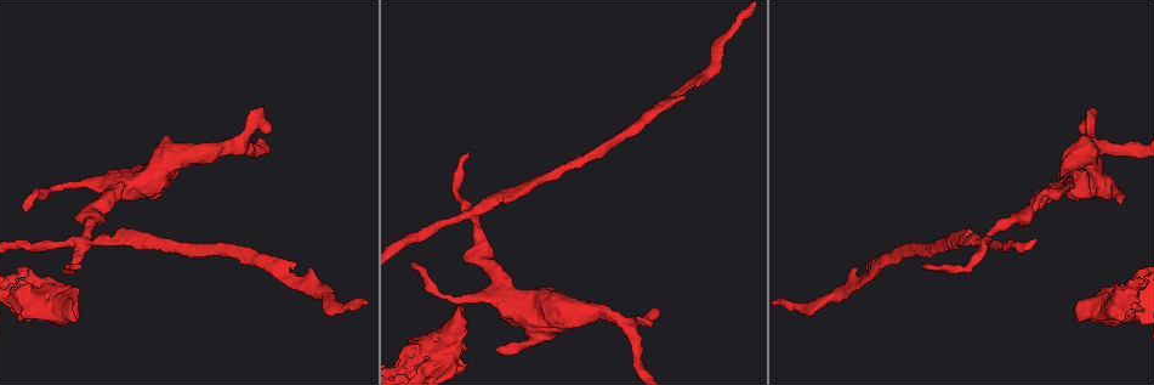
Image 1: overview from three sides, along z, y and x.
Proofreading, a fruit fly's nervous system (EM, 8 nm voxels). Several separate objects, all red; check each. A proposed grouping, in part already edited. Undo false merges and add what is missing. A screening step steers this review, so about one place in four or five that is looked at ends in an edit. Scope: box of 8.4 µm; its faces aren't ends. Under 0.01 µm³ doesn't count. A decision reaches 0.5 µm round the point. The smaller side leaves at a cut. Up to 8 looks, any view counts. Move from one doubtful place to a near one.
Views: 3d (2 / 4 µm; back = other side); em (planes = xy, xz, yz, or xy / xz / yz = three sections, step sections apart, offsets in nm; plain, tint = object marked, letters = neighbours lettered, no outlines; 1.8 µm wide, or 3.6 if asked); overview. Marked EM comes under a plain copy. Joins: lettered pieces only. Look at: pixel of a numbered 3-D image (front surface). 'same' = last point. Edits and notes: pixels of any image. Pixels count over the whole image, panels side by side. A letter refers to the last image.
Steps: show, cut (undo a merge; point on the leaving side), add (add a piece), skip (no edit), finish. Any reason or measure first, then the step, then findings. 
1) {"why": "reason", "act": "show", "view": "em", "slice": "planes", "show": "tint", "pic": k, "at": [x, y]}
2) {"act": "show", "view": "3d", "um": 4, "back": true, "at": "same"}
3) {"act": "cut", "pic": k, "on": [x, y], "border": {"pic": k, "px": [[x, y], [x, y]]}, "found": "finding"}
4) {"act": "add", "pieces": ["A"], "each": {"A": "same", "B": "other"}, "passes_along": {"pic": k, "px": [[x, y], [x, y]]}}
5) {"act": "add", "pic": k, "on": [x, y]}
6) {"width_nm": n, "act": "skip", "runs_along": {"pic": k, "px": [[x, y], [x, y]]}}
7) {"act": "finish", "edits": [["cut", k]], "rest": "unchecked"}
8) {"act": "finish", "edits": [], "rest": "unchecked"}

{"why": "sudden change in width", "act": "show", "view": "em", "slice": "xy", "step": 16, "show": "letters", "pic": 1, "at": [55, 189]}

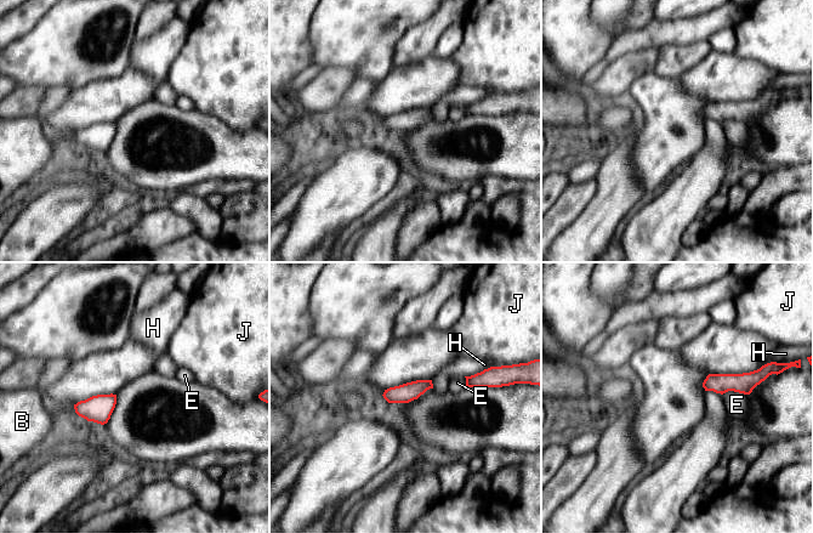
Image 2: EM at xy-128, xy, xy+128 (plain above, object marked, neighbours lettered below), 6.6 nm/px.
{"act": "skip", "each": {"B": "other", "E": "other", "H": "other", "J": "other"}, "border": {"pic": 2, "px": [[484, 368], [465, 376]]}, "found": "continuous, no second neuron"}

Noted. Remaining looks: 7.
{"why": "four or more arms meet", "act": "show", "view": "3d", "um": 4, "pic": 1, "at": [86, 231]}

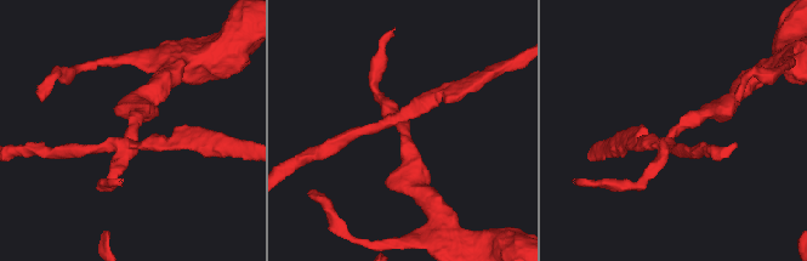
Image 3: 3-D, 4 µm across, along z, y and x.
{"arms": 4, "act": "show", "view": "em", "slice": "planes", "show": "letters", "pic": 3, "at": [404, 130]}

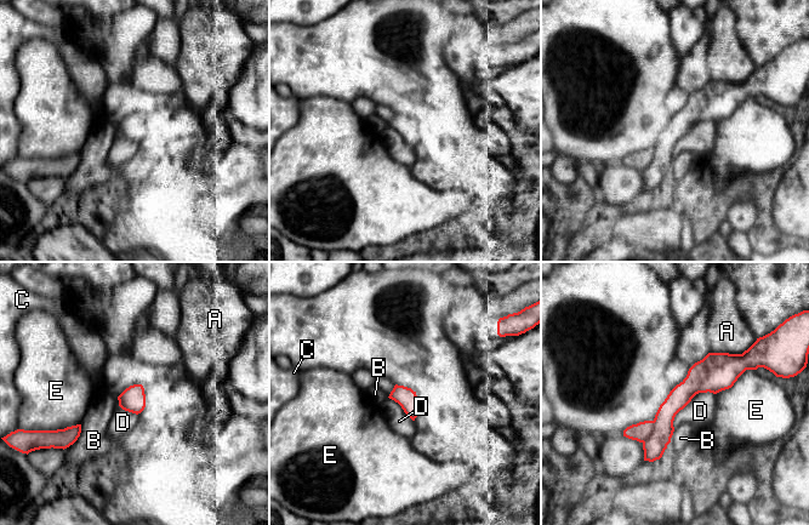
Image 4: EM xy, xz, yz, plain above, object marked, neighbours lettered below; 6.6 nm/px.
{"width_nm": 140, "act": "cut", "pic": 4, "on": [641, 432], "each": {"A": "other", "B": "other", "C": "other", "D": "other", "E": "other"}, "border": {"pic": 4, "px": [[654, 421], [654, 428], [643, 443]]}, "found": "a second neuron is stuck on"}

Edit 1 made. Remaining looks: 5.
{"act": "show", "view": "overview"}

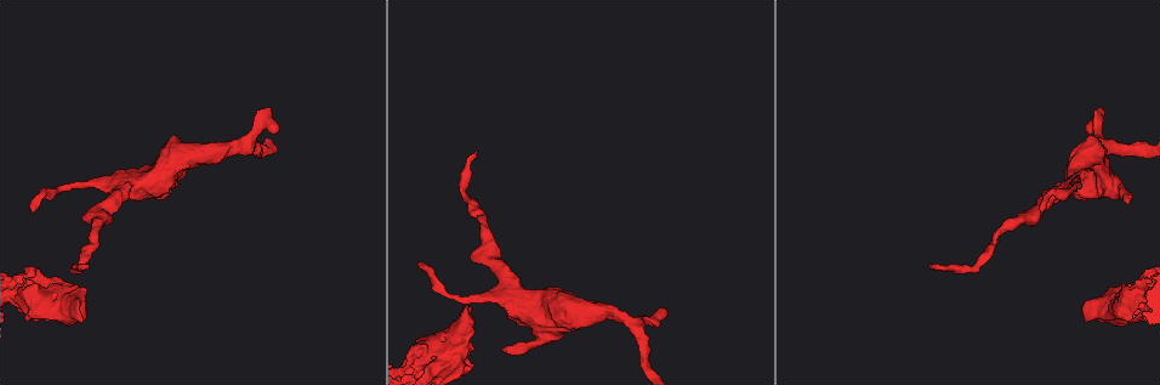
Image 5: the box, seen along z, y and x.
{"why": "an open end", "act": "show", "view": "em", "slice": "planes", "show": "letters", "pic": 5, "at": [471, 307]}

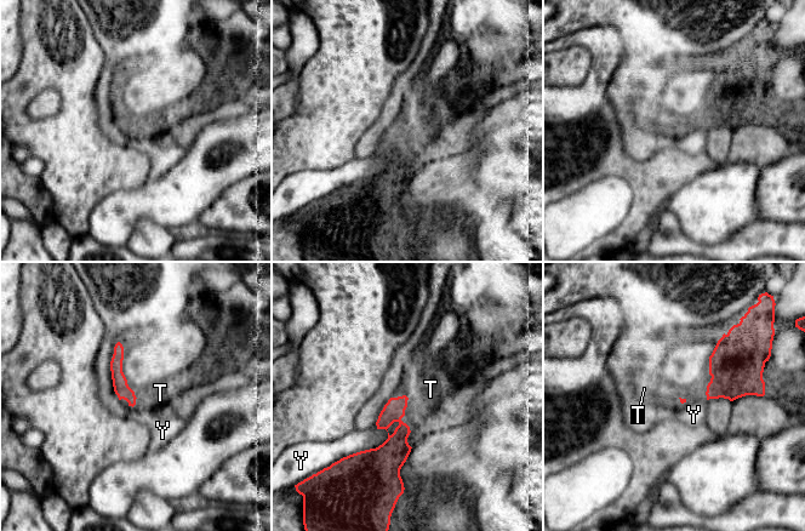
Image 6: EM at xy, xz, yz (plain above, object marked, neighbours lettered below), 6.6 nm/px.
{"act": "add", "pieces": ["T"], "each": {"T": "same", "Y": "other"}, "passes_along": {"pic": 6, "px": [[123, 390], [135, 404], [160, 393]]}, "found": "it goes on there"}

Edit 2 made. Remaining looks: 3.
{"act": "finish", "edits": [["cut", 4], ["add", 6]], "rest": "unchecked"}

